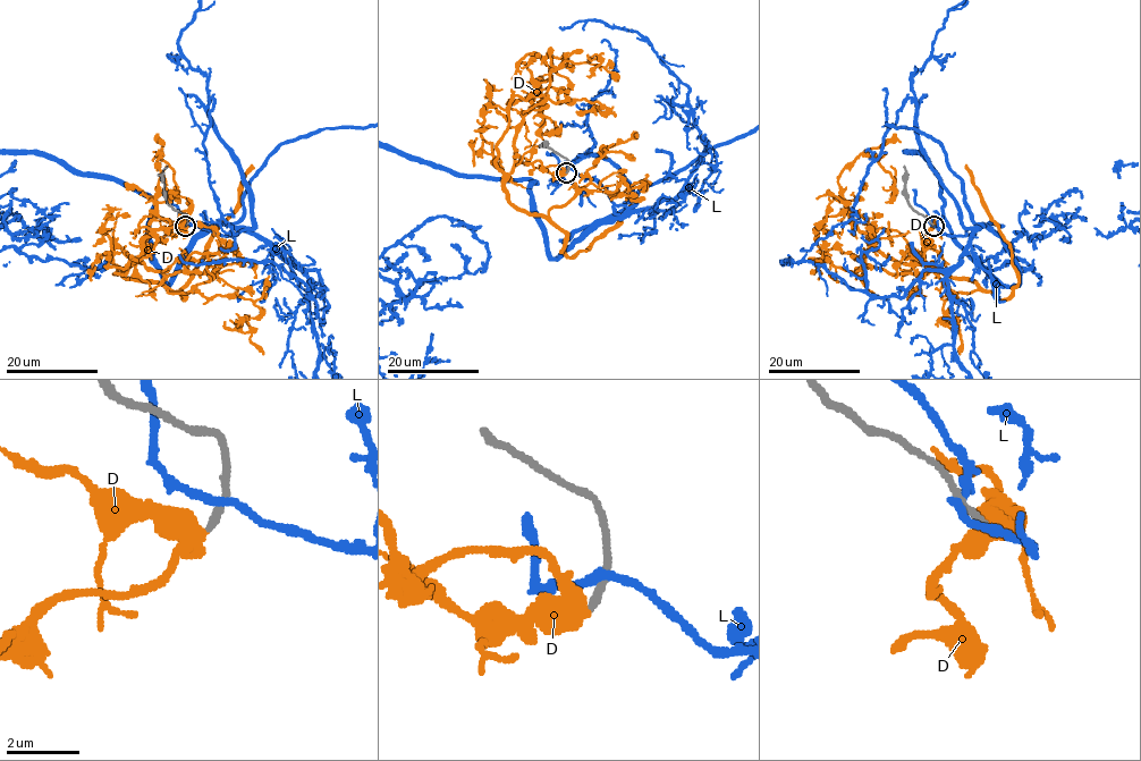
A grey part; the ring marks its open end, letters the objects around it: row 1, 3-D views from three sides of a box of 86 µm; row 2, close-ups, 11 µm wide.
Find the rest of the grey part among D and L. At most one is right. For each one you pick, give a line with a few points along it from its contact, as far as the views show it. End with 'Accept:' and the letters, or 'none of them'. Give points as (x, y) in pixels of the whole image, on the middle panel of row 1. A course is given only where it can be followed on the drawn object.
D: it runs (566, 172), (539, 160), (520, 162), (505, 191), (565, 234), (567, 256), (634, 204)
Accept: D

